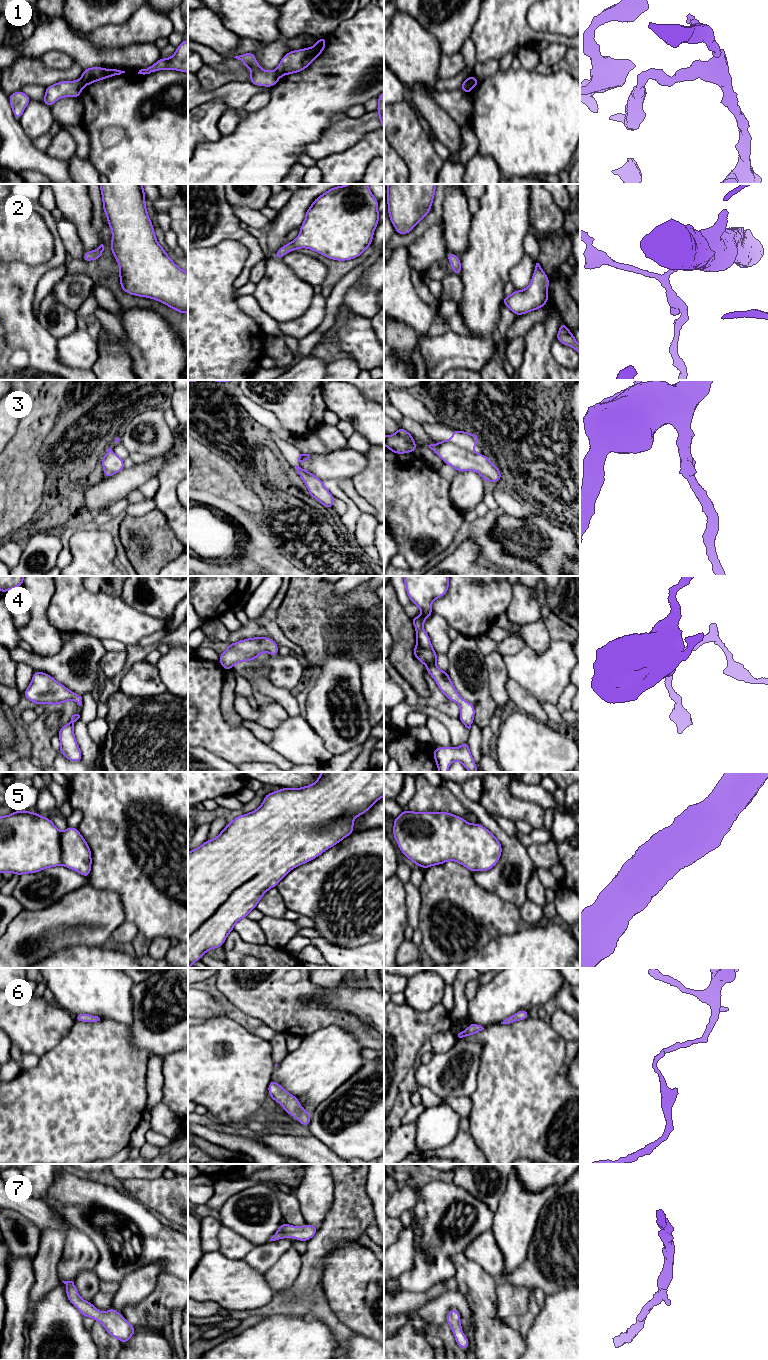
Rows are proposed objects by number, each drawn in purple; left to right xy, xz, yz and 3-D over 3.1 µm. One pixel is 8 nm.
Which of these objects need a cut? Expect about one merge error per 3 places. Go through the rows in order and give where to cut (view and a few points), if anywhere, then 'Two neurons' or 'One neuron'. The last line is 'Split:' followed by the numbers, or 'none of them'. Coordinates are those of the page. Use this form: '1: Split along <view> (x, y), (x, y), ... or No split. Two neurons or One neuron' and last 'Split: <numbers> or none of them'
1: Split along yz (474, 77), (464, 90). Two neurons
2: No split. One neuron
3: No split. One neuron
4: No split. One neuron
5: No split. One neuron
6: No split. One neuron
7: No split. One neuron
Split: 1

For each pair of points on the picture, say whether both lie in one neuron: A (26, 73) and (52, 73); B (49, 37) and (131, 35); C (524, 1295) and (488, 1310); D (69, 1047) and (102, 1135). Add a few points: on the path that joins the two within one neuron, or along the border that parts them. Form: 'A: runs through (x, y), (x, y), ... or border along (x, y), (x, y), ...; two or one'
A: runs through (32, 73), (46, 73); one
B: border along (68, 27), (75, 34), (100, 47); two
C: border along (497, 1282), (496, 1314), (504, 1319); two
D: runs through (88, 1069), (88, 1113); one

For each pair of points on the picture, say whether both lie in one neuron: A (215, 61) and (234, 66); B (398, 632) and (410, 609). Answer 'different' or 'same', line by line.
A: different
B: different

